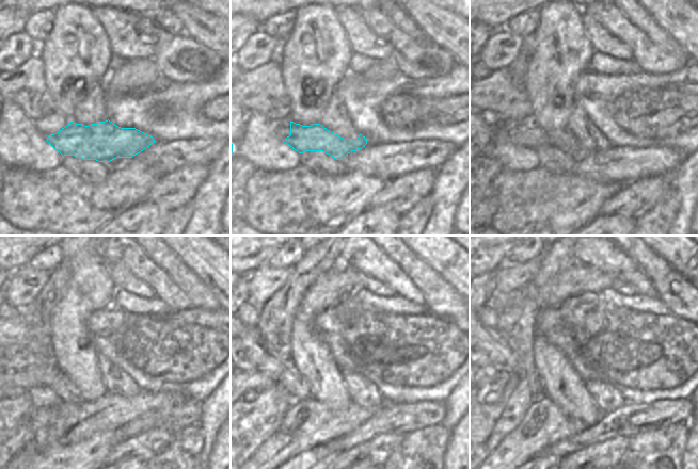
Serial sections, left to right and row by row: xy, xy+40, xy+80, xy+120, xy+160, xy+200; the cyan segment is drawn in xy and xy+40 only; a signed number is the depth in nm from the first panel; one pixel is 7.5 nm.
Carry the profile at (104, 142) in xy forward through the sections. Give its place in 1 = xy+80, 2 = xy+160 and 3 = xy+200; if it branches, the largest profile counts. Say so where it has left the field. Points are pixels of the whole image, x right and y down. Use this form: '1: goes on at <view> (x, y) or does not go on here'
1: goes on at xy+80 (564, 140)
2: goes on at xy+160 (252, 379)
3: goes on at xy+200 (491, 384)

